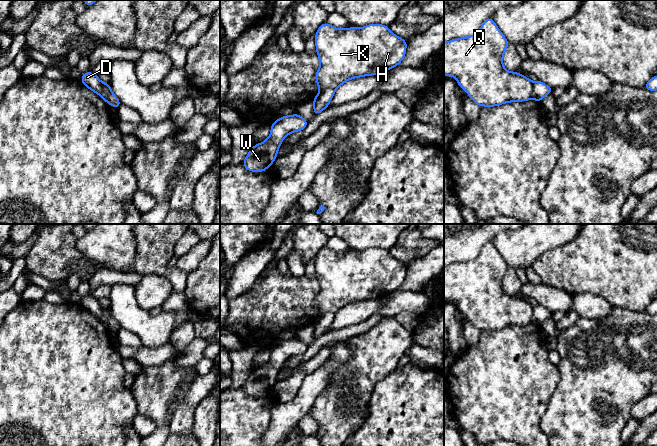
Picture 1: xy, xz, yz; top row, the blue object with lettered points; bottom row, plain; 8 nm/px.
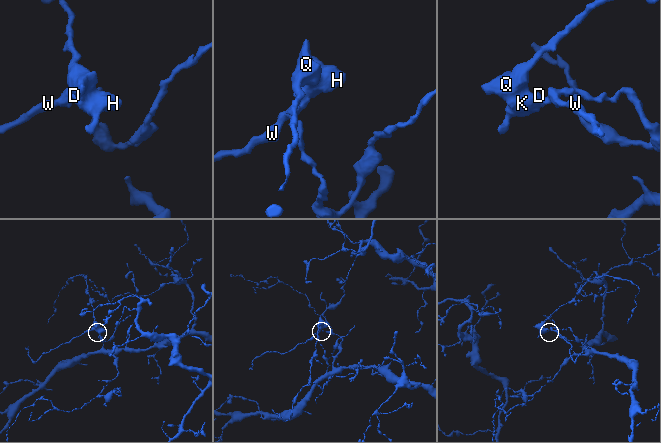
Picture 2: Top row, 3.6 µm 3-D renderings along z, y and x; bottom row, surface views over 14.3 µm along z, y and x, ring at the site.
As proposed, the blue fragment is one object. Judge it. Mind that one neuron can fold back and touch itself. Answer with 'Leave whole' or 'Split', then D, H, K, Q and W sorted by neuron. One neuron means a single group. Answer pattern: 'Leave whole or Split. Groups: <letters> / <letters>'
Split. Groups: D H K Q / W

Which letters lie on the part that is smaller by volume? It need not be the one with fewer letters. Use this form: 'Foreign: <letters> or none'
Foreign: D, H, K, Q

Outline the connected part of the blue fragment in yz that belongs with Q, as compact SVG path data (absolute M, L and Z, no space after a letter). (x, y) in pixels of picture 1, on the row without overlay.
M489 241L475 259L444 267L444 300L455 301L480 331L525 326L532 322L533 306L504 293L503 278L508 268Z

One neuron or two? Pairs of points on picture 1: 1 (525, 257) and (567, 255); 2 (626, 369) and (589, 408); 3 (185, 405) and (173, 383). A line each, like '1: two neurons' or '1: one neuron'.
1: two neurons
2: one neuron
3: two neurons

